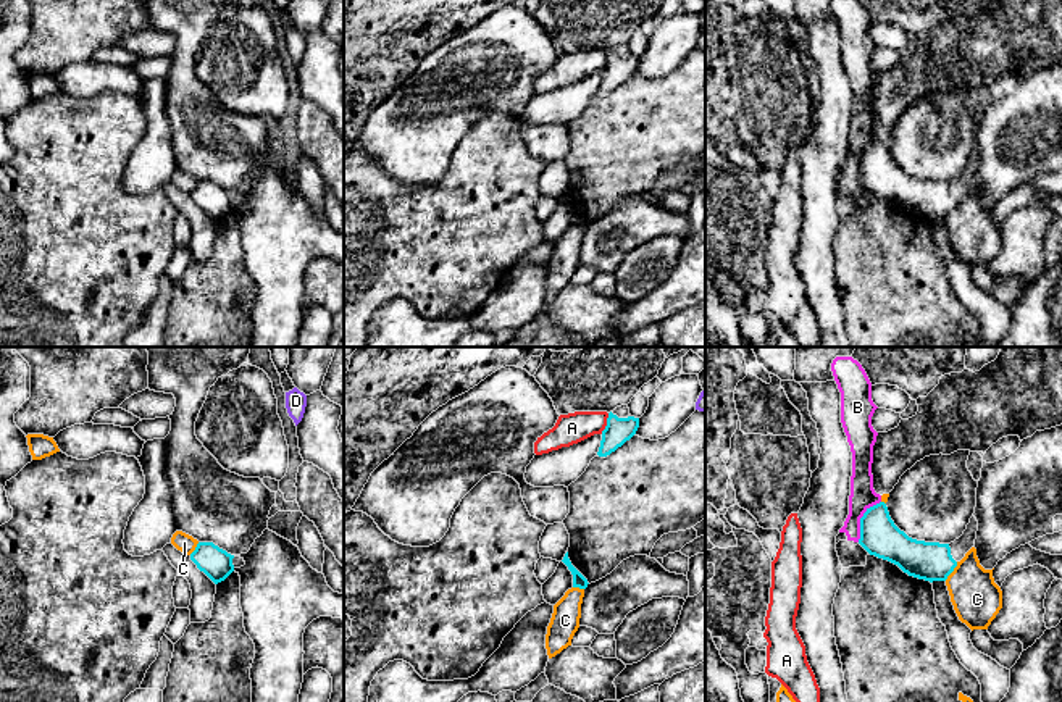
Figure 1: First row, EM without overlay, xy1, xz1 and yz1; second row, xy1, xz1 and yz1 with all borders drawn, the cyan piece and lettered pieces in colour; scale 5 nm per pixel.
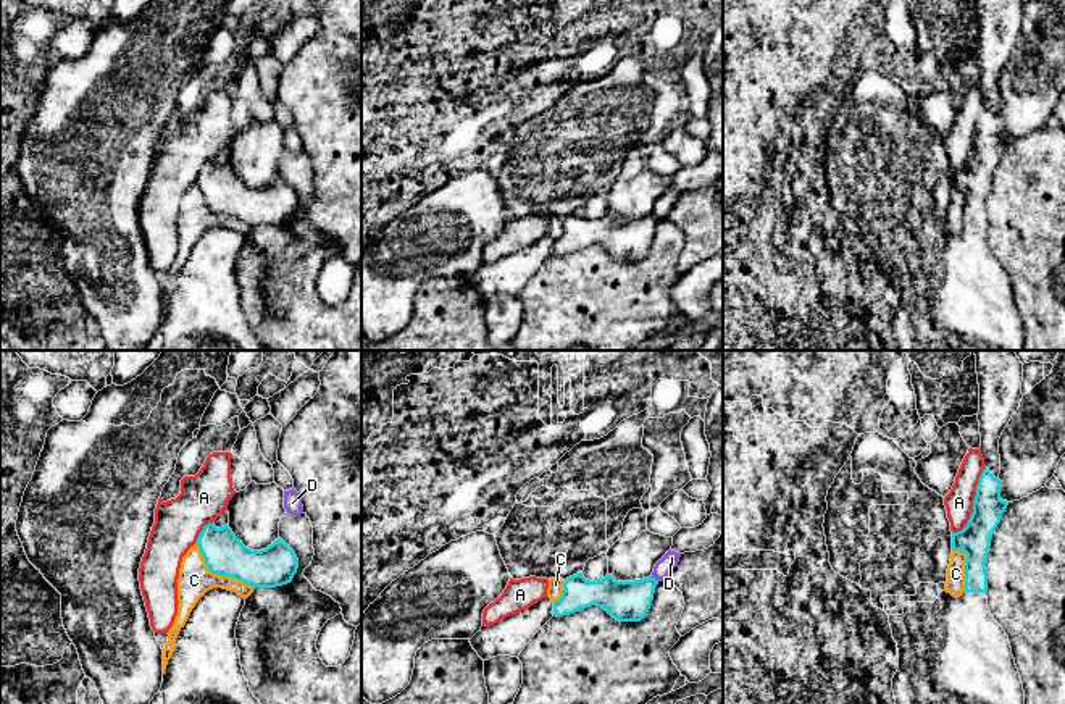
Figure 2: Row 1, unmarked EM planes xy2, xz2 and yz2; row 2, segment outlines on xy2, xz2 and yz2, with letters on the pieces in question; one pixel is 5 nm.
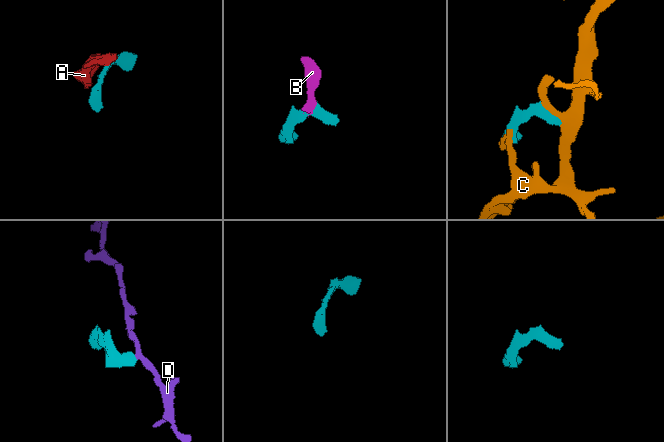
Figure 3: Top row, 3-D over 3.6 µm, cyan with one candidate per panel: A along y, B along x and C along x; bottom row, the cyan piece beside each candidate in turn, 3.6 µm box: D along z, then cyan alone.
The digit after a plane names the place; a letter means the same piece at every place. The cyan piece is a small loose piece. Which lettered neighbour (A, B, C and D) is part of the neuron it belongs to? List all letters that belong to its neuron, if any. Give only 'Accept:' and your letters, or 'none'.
Accept: none

